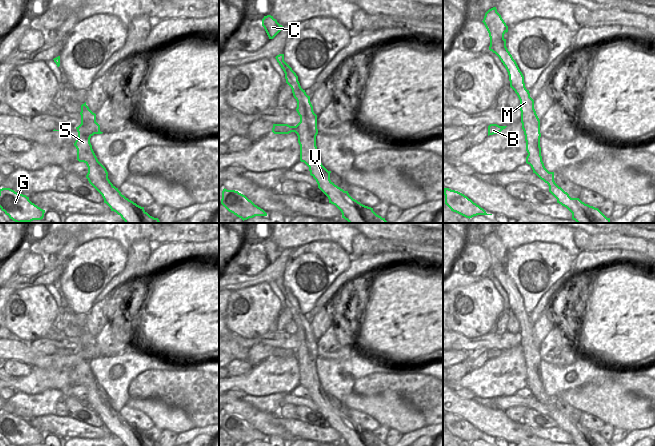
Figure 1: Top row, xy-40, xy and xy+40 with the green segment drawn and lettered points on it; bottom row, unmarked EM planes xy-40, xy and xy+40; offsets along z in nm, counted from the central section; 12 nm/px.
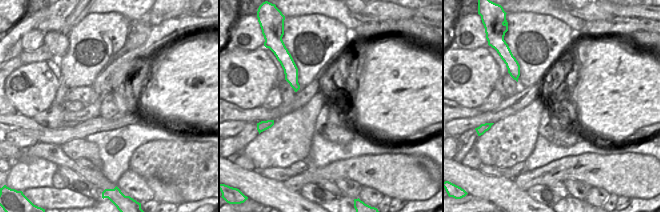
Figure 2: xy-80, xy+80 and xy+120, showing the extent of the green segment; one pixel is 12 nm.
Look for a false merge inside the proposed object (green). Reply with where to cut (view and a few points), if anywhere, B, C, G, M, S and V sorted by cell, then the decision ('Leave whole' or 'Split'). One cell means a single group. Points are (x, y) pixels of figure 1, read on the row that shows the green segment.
Split along xy (296, 126), (295, 132). Groups: B G / C M S V. Split.

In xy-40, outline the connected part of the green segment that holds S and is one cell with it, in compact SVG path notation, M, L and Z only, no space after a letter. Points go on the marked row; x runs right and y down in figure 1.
M86 102L81 105L81 124L76 127L78 139L74 146L77 149L77 160L88 167L86 178L89 183L102 195L111 211L116 212L125 223L161 223L158 218L150 216L144 207L126 198L108 179L106 168L98 161L90 143L94 134L102 134L100 125Z

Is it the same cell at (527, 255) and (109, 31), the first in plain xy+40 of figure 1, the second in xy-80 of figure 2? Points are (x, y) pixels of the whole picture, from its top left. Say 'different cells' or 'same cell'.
same cell

